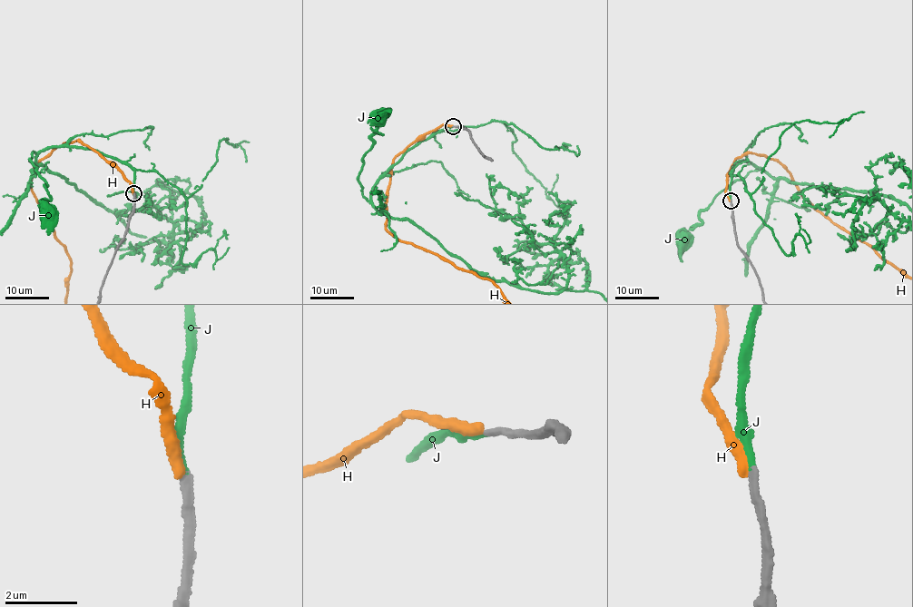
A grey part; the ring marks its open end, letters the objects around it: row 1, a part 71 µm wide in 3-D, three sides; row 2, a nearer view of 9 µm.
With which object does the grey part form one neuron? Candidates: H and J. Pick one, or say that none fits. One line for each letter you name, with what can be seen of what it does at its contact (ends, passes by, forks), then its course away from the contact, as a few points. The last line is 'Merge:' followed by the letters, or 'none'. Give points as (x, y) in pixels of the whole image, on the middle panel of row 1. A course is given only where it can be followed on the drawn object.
J: it ends there; it runs (453, 127), (438, 130), (407, 152), (367, 200), (358, 177), (372, 135), (381, 134), (377, 130), (377, 112)
Merge: J

